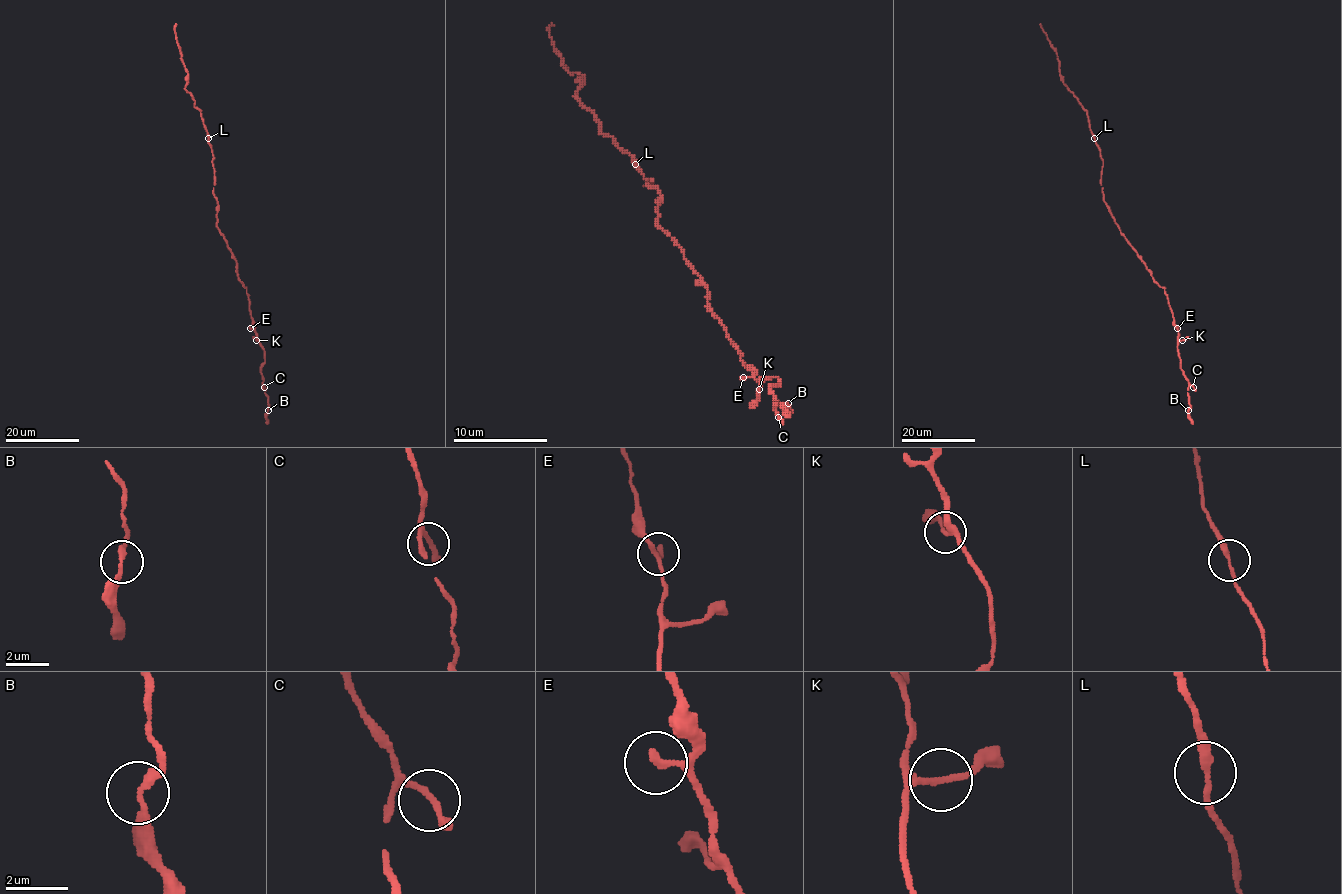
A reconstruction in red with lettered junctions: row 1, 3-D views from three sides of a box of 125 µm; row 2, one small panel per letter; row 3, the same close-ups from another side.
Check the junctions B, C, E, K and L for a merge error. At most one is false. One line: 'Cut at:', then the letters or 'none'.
Cut at: none

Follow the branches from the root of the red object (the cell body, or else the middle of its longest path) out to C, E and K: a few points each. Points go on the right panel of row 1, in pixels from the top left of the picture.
C: (1117, 224), (1152, 279), (1164, 289), (1178, 332), (1181, 370), (1193, 387)
E: (1117, 224), (1152, 279), (1164, 289), (1177, 328)
K: (1117, 224), (1152, 279), (1164, 289), (1178, 338), (1182, 340)

